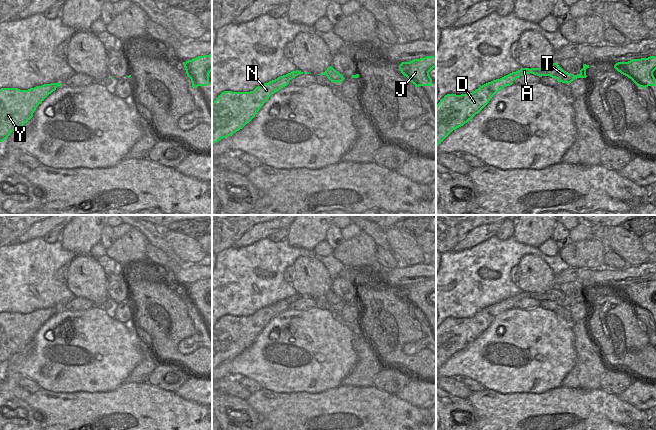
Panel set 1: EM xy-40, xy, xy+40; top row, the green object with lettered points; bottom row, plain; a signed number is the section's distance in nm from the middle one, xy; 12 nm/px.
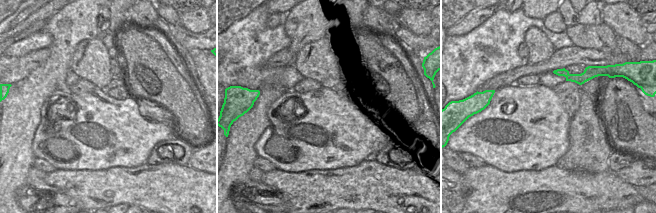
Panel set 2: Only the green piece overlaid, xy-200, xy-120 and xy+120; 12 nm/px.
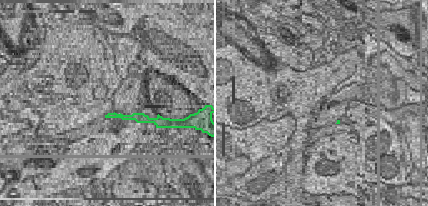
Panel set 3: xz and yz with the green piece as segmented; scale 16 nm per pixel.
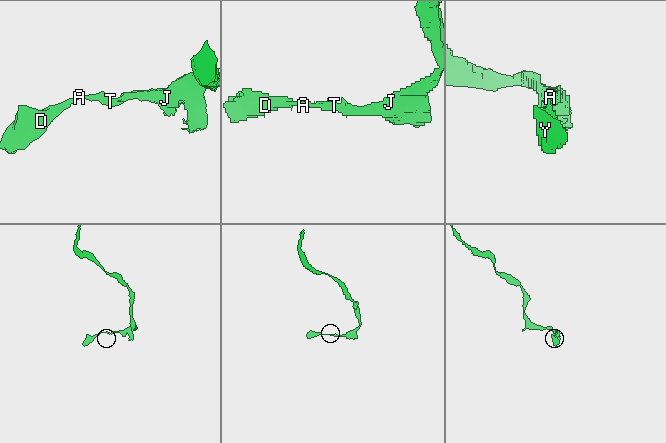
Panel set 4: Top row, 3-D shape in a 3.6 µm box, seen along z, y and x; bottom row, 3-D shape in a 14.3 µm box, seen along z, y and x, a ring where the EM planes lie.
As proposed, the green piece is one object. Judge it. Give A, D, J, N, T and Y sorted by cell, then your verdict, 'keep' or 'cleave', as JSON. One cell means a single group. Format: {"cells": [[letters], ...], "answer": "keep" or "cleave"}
{"cells": [["A", "D", "J", "N", "T", "Y"]], "answer": "keep"}

